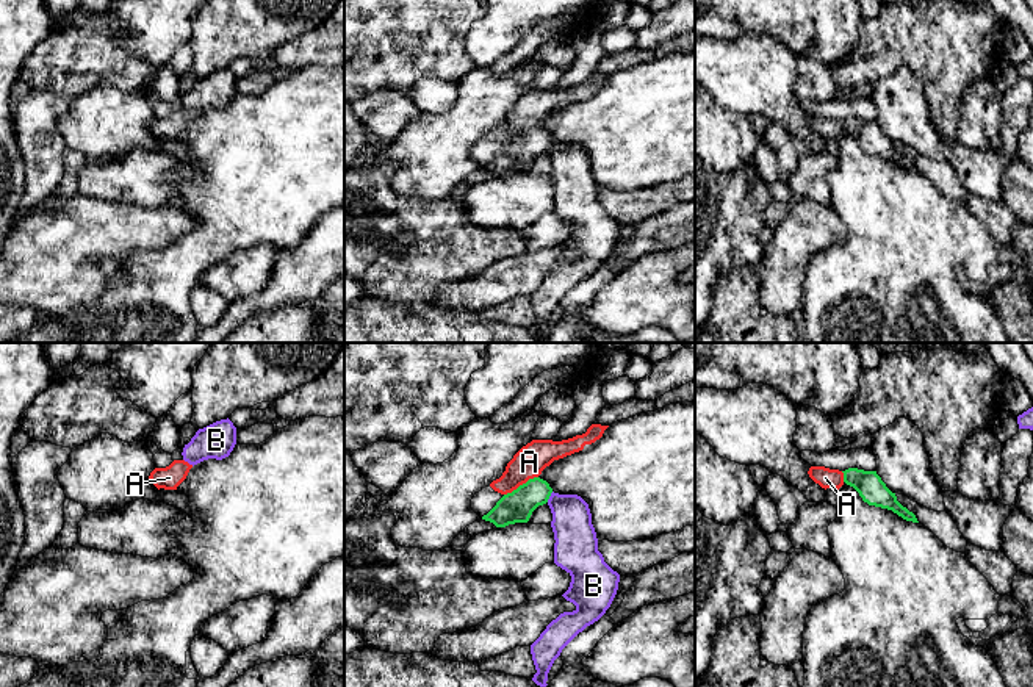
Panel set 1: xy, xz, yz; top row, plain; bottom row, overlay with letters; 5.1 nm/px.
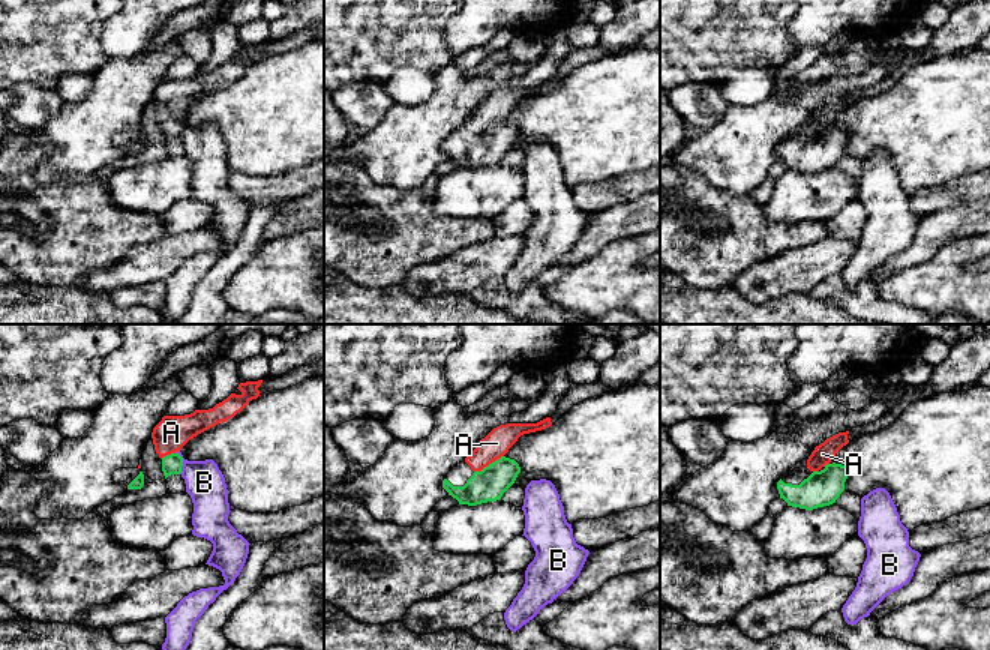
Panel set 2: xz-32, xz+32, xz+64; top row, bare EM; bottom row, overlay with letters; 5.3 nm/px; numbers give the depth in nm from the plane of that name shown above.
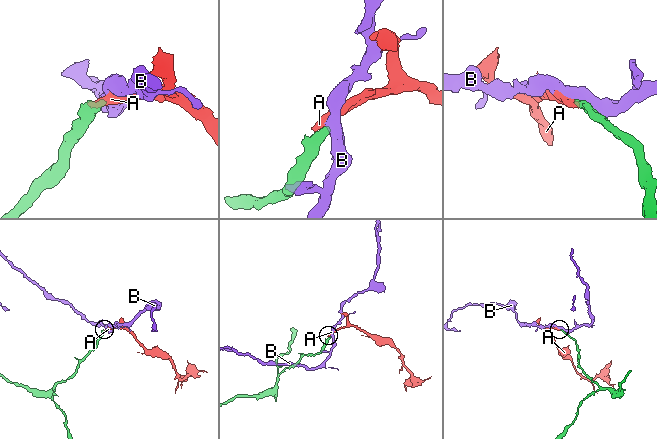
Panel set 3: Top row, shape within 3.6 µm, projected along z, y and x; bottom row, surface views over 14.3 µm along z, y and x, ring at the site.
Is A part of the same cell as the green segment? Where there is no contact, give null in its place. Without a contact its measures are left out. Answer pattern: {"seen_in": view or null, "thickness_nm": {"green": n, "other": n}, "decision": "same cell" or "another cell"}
{"seen_in": "xz", "thickness_nm": {"green": 160, "other": 160}, "decision": "same cell"}

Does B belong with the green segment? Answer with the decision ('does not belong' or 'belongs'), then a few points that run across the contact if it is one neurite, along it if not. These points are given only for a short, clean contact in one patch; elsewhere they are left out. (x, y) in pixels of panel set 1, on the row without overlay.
does not belong; line xz (553, 141), (547, 151)

